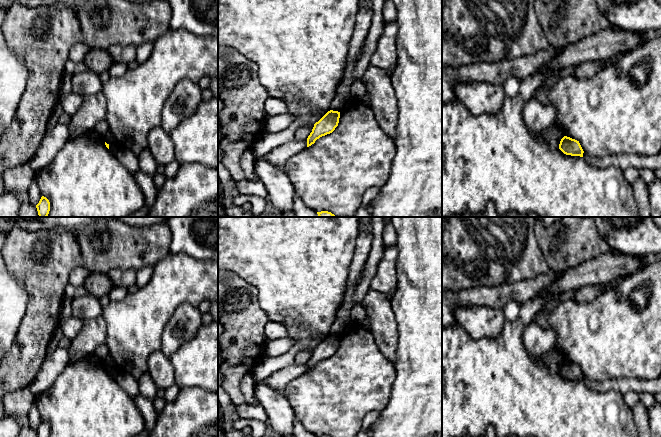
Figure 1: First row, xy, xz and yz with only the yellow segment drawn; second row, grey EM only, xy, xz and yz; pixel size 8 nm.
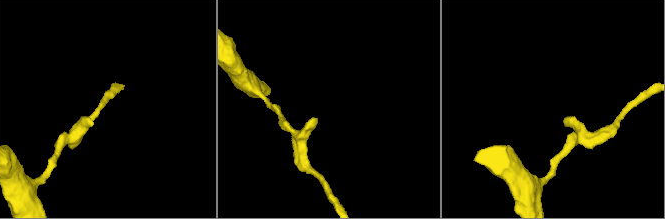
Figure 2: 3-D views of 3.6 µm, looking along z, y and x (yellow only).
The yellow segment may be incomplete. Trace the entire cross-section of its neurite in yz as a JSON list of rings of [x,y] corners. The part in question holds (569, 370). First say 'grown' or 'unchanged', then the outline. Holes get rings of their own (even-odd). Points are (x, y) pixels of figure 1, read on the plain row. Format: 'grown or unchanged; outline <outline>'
unchanged; outline [[[564,360],[559,368],[559,373],[566,379],[583,381],[583,373],[579,365]]]

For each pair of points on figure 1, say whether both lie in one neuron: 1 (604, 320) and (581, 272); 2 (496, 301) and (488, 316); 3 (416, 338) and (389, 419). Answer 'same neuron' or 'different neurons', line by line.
1: different neurons
2: different neurons
3: same neuron

